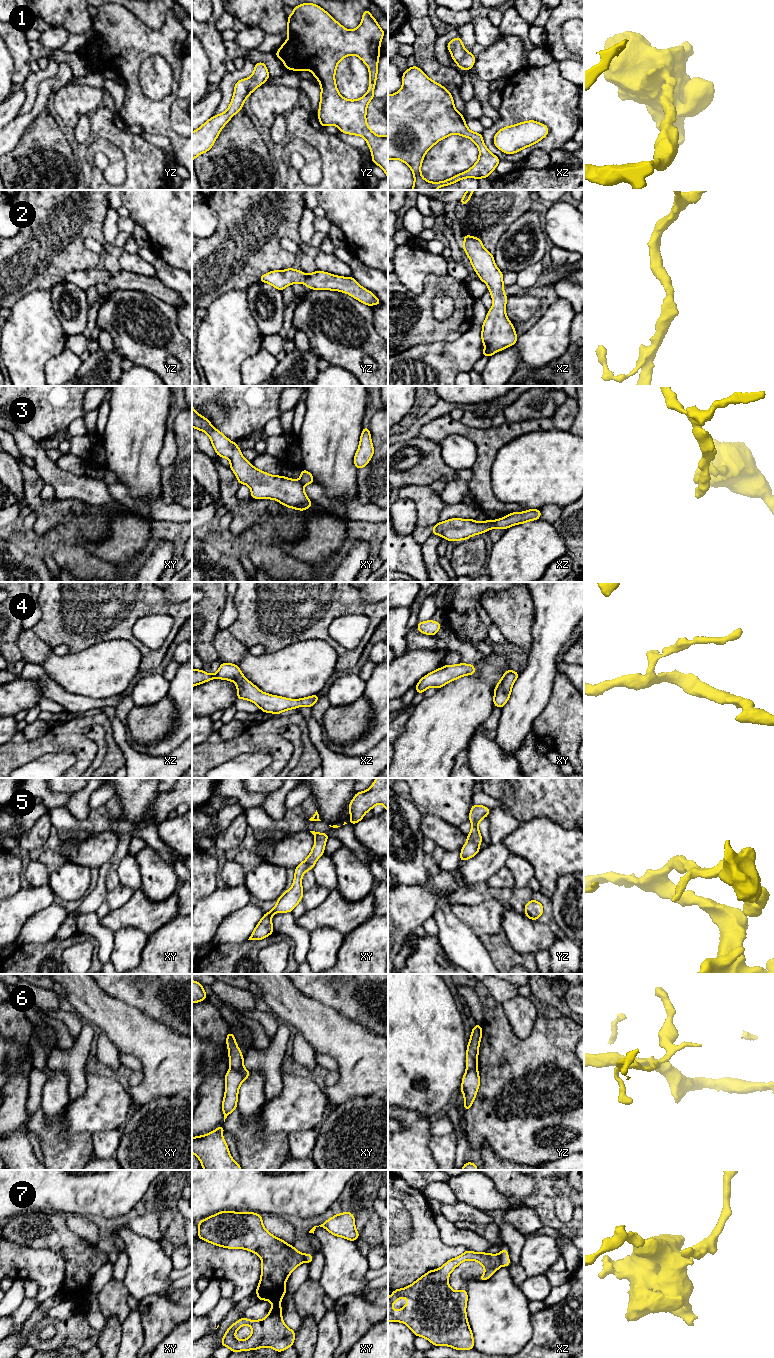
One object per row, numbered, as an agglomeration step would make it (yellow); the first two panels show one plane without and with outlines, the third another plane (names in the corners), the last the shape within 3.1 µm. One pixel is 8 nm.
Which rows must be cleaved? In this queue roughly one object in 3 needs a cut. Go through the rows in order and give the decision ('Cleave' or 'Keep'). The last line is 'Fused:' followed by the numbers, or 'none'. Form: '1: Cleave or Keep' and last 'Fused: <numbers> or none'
1: Keep
2: Keep
3: Cleave
4: Keep
5: Keep
6: Cleave
7: Cleave
Fused: 3, 6, 7

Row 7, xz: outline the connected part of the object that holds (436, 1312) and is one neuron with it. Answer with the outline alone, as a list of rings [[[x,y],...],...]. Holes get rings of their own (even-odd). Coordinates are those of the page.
[[[466,1250],[442,1267],[428,1271],[410,1286],[395,1289],[388,1297],[388,1322],[406,1324],[415,1336],[426,1338],[435,1346],[473,1349],[473,1334],[466,1315],[468,1294],[465,1289],[454,1291],[448,1284],[450,1273],[467,1260],[477,1261],[484,1267],[480,1281],[488,1280],[501,1267],[498,1254]],[[400,1298],[409,1302],[400,1310],[393,1310],[392,1305]]]

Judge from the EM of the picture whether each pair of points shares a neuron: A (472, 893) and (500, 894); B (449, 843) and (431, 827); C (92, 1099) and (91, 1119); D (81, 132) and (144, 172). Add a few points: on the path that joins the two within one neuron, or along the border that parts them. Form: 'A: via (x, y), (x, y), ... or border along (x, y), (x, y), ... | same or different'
A: via (479, 893), (493, 893) | same
B: via (445, 839), (435, 829) | same
C: via (92, 1104), (91, 1114) | same
D: border along (89, 116), (89, 136), (79, 144) | different

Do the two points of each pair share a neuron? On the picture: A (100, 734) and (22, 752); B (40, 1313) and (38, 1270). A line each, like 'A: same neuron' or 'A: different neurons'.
A: different neurons
B: different neurons

